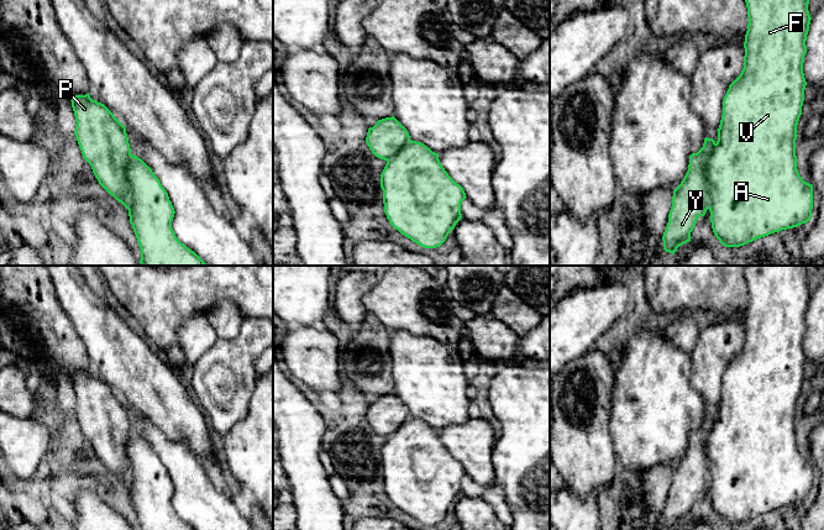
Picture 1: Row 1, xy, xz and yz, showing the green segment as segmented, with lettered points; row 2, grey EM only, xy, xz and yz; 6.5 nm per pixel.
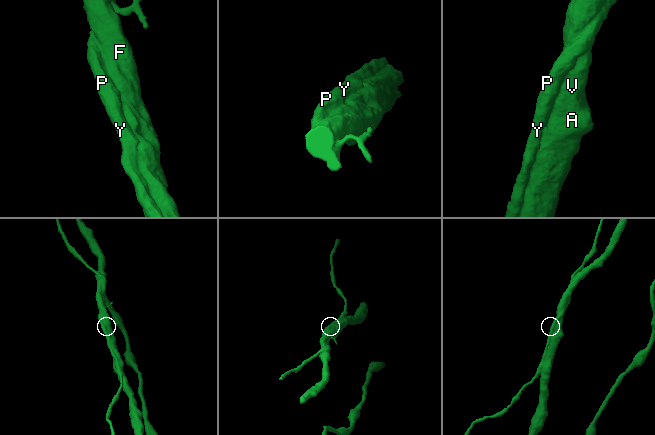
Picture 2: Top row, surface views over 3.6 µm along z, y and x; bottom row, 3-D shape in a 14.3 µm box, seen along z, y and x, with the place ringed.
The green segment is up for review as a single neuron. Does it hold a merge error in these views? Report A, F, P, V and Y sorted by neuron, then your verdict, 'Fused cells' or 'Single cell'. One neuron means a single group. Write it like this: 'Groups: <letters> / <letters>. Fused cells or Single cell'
Groups: A F V / P Y. Fused cells

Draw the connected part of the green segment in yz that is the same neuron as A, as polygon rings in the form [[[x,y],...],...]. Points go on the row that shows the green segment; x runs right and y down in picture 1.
[[[745,0],[747,7],[747,31],[745,35],[744,68],[740,75],[729,85],[723,100],[723,115],[718,131],[718,141],[707,162],[707,182],[709,187],[709,211],[710,222],[715,237],[725,247],[740,247],[757,238],[768,236],[782,230],[793,229],[812,219],[813,209],[813,185],[804,182],[797,169],[796,140],[797,125],[802,115],[804,101],[804,89],[807,85],[803,63],[807,53],[807,35],[810,25],[808,11],[809,0]]]

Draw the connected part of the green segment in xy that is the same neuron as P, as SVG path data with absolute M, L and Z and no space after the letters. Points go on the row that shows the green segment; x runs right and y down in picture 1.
M89 93L75 95L70 101L77 122L74 135L83 158L91 166L99 184L130 210L131 191L127 182L127 162L131 157L131 148L126 127L104 104L93 100Z

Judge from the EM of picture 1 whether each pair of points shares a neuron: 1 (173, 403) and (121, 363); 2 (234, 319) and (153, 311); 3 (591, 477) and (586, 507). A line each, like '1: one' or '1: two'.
1: one
2: two
3: two

